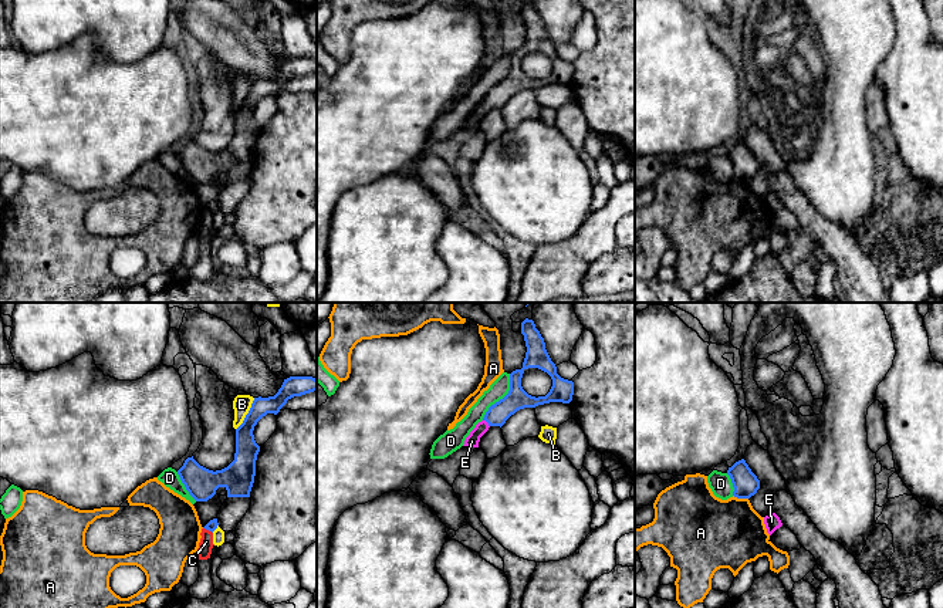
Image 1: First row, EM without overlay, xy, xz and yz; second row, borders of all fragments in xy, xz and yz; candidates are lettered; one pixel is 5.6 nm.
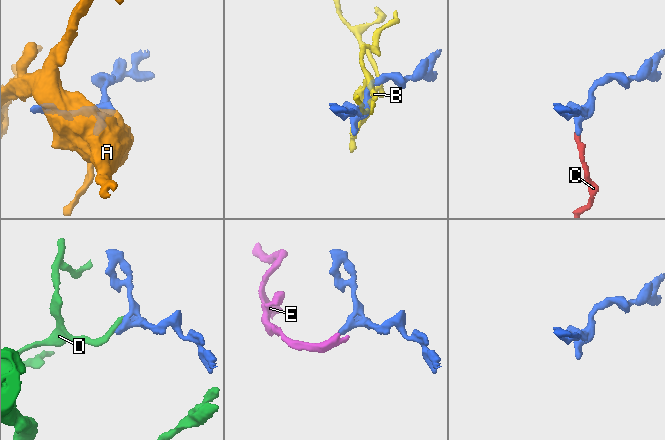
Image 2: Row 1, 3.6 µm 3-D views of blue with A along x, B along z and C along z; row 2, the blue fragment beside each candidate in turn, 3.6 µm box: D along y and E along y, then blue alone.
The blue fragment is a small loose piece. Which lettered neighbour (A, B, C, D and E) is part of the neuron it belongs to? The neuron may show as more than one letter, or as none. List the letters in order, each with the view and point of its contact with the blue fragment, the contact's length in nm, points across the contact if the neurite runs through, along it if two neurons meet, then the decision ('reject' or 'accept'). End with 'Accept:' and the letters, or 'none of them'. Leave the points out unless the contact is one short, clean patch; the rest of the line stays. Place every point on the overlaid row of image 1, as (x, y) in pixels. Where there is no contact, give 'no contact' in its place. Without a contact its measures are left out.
A: meets blue in yz at (740, 497); contact 90 nm long; reject
B: meets blue in xy at (247, 414); contact 220 nm long; reject
C: meets blue in xy at (208, 529); contact 70 nm long; border along xy (203, 527), (212, 533); reject
D: meets blue in xz at (503, 398); contact 300 nm long; border along xz (510, 374), (510, 389), (489, 408), (482, 419); reject
E: meets blue in xz at (487, 422); contact 60 nm long; runs through xz (517, 398), (487, 422), (472, 441); accept
Accept: E

